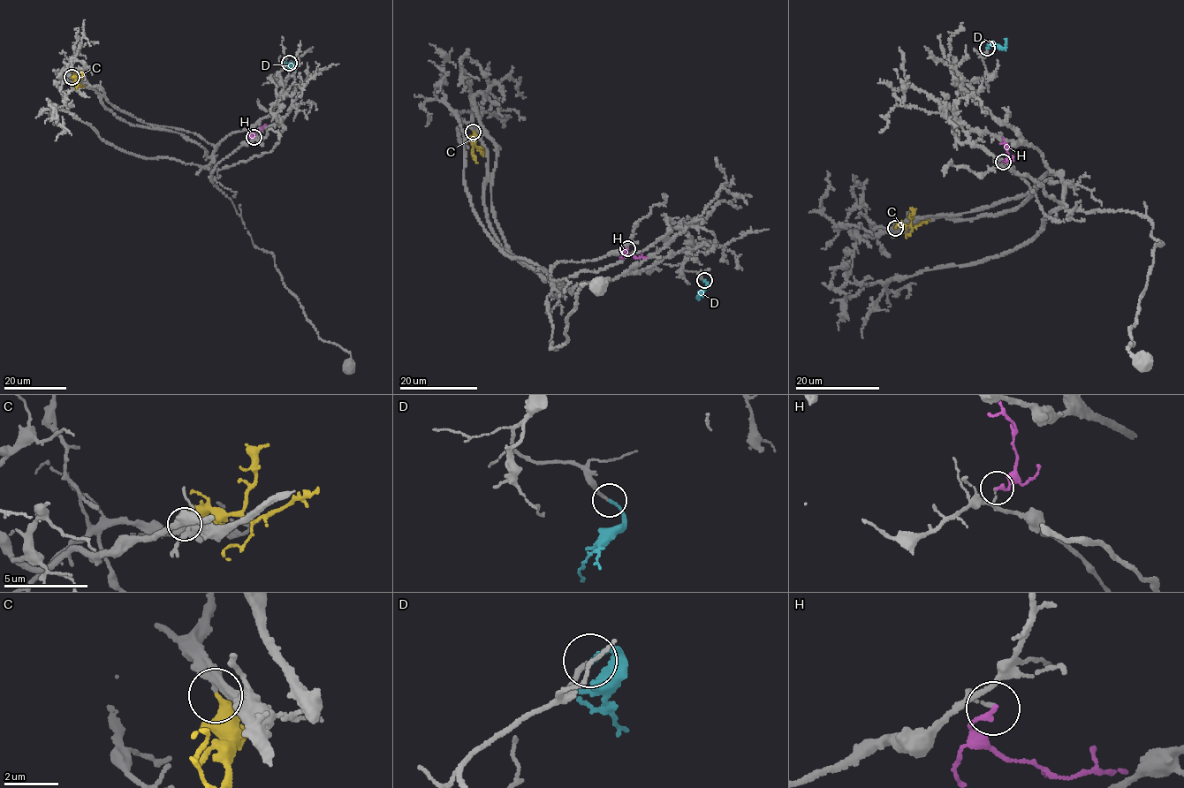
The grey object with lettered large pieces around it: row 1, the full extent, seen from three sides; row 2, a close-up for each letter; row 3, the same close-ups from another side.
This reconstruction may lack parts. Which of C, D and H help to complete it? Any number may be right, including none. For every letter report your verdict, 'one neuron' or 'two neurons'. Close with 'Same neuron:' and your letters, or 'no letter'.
C: two neurons
D: one neuron
H: two neurons
Same neuron: D

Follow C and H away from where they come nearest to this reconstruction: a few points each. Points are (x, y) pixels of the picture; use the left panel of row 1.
C: (72, 77), (78, 85), (84, 86)
H: (254, 137), (252, 137), (265, 124)

